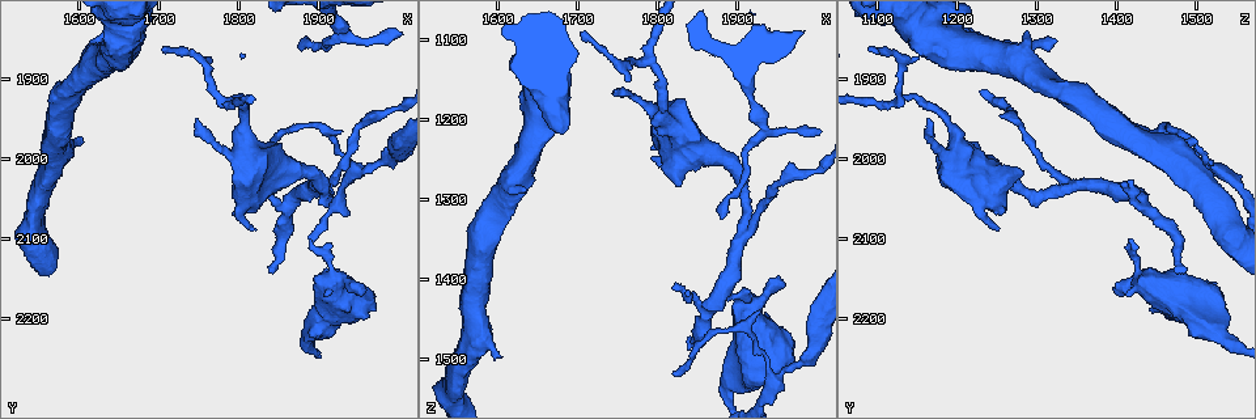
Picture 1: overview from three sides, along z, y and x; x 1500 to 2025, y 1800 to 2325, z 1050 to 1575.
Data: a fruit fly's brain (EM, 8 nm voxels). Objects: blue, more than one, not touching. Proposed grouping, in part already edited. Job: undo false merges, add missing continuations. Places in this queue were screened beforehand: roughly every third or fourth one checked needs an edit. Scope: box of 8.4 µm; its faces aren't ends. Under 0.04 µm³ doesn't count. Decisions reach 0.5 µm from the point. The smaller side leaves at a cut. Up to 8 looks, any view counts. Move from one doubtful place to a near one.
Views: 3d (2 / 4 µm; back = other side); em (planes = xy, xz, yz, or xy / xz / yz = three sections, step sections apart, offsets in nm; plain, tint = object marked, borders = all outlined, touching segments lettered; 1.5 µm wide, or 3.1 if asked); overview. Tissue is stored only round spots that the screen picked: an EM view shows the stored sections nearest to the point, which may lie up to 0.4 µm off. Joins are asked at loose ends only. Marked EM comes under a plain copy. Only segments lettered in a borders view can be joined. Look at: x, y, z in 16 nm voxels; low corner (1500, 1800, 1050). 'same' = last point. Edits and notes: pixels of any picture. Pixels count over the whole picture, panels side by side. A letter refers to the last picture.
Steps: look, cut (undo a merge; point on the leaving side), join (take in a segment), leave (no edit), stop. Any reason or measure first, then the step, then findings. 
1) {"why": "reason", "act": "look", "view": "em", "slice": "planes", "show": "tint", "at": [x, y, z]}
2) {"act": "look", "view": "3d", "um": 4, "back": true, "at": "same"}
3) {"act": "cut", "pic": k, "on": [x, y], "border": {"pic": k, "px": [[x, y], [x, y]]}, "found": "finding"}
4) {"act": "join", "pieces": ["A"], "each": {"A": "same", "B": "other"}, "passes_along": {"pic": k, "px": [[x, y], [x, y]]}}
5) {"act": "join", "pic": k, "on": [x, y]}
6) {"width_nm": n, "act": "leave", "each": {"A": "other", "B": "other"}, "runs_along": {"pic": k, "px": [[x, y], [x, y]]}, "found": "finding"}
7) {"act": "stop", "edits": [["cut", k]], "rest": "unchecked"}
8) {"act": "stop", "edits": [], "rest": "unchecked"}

{"why": "branch stops here", "act": "look", "view": "3d", "um": 4, "at": [1820, 2005, 1520]}

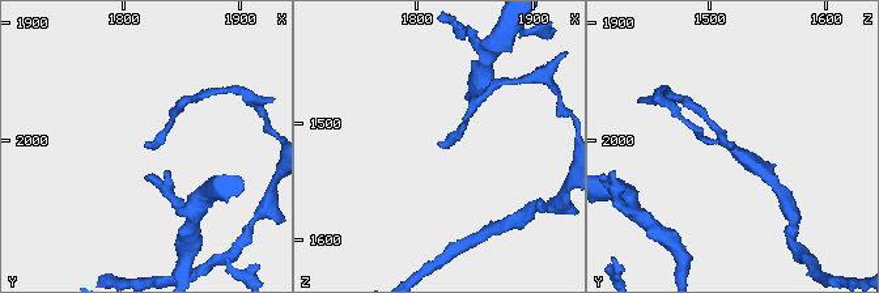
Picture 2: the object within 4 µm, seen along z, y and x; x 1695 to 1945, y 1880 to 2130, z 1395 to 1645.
{"act": "look", "view": "em", "slice": "planes", "show": "borders", "at": [1822, 2004, 1520]}

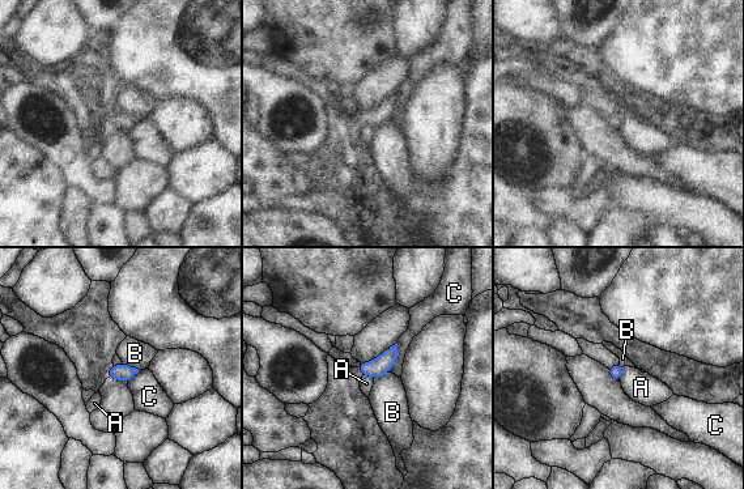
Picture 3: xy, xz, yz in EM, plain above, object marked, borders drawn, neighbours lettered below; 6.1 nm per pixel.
{"longest_contact_nm": ["C", 200], "act": "leave", "each": {"A": "other", "B": "other", "C": "other"}, "border": {"pic": 3, "px": [[624, 366], [619, 379]]}, "found": "no lettered segment goes on from it"}

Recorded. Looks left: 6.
{"why": "free end", "act": "look", "view": "em", "slice": "yz", "step": 8, "show": "tint", "at": [1840, 2135, 1485]}

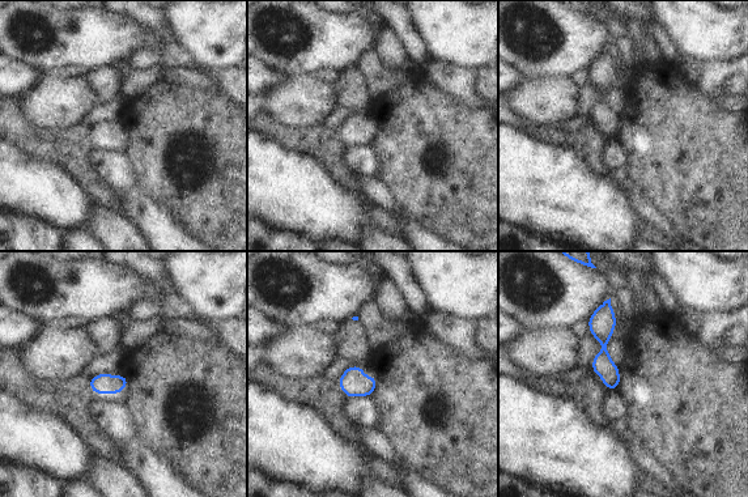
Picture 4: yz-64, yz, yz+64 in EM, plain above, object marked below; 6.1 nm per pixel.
{"act": "look", "view": "em", "slice": "planes", "show": "borders", "at": "same"}

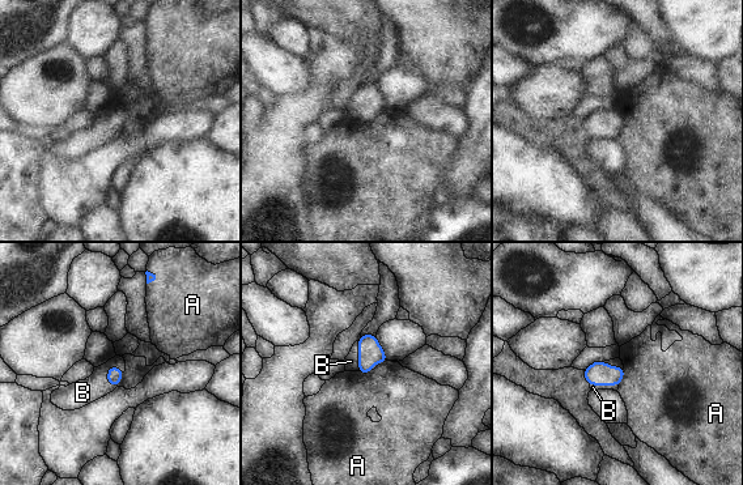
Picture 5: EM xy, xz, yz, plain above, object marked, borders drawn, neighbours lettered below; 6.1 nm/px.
{"act": "join", "pieces": ["B"], "each": {"A": "other", "B": "same"}, "passes_along": {"pic": 5, "px": [[114, 374], [107, 379], [83, 392]]}, "found": "the neuron continues"}

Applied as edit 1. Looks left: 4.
{"why": "free end", "act": "look", "view": "em", "slice": "planes", "show": "borders", "at": [1955, 2160, 1400]}

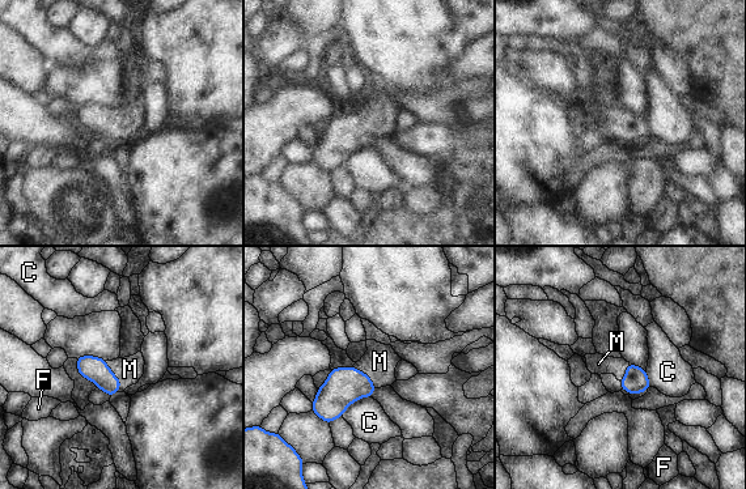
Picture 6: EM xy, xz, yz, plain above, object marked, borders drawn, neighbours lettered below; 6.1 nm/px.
{"longest_contact_nm": ["C", 220], "act": "join", "pieces": ["M"], "each": {"C": "other", "F": "other", "M": "same"}, "found": "it goes on there"}

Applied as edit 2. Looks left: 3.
{"act": "stop", "edits": [["join", 5], ["join", 6]], "rest": "unchecked"}

